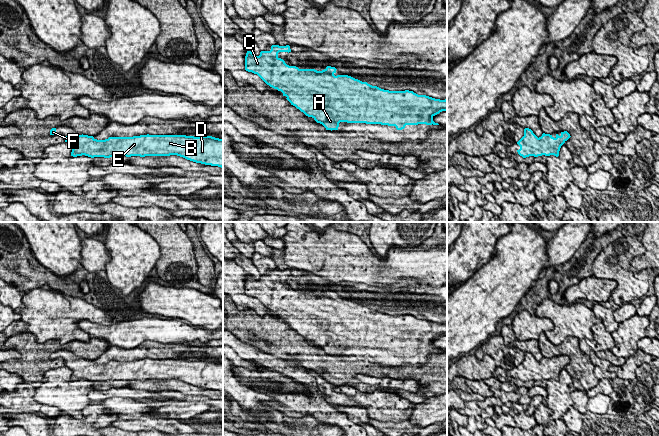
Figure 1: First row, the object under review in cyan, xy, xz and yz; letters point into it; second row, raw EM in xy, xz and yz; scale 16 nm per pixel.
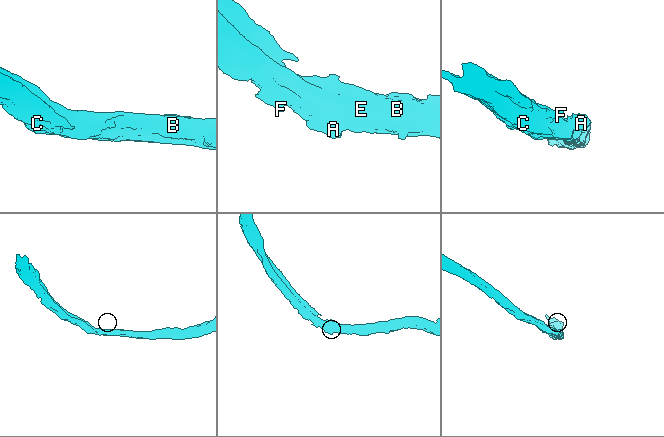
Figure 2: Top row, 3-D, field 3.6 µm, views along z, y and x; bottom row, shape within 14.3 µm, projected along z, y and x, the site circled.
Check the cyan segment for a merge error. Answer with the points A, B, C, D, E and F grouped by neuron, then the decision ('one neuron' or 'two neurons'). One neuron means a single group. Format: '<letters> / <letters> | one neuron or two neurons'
A B C D E F | one neuron

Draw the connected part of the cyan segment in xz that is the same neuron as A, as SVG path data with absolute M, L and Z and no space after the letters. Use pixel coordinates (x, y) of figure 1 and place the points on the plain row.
M272 269L270 275L261 275L259 280L247 275L245 280L245 294L257 298L267 309L277 313L286 320L291 329L295 330L306 340L312 341L317 347L322 348L326 354L338 354L340 346L366 347L395 350L402 354L406 349L439 349L433 345L433 341L442 335L447 335L447 323L440 324L426 319L418 319L413 315L389 315L372 310L348 299L337 299L336 292L327 290L322 295L315 293L299 293L296 290L289 290L278 281L279 276L291 276L290 270Z

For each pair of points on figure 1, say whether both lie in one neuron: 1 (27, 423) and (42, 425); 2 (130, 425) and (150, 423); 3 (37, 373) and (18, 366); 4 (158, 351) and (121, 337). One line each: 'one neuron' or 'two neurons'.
1: one neuron
2: one neuron
3: one neuron
4: two neurons

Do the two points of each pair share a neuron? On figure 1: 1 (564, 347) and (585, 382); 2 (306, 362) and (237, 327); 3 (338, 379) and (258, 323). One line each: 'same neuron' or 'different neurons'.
1: same neuron
2: same neuron
3: same neuron

